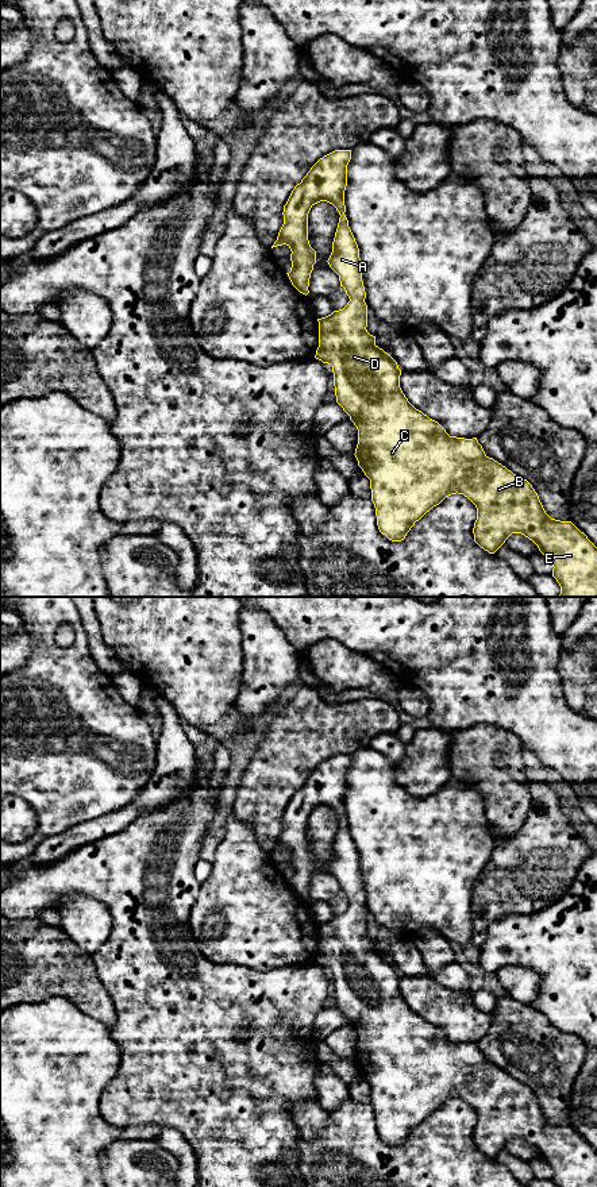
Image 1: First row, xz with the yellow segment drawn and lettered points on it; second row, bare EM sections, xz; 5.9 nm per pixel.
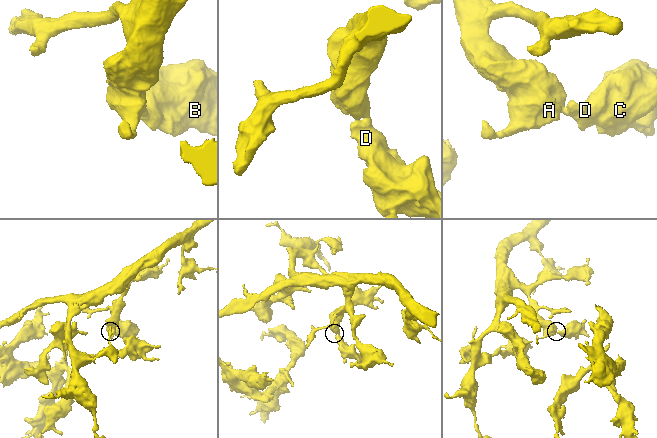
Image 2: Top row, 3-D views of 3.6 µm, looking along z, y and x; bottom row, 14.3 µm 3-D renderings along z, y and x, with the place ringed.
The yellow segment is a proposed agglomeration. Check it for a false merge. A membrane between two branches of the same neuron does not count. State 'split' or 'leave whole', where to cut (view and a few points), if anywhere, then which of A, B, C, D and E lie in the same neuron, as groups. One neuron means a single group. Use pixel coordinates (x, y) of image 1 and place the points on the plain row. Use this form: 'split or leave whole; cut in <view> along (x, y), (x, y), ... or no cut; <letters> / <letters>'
leave whole; no cut; A B C D E

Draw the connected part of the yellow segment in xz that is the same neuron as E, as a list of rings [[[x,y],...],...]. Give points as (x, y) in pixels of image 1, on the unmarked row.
[[[335,755],[320,763],[292,795],[284,810],[284,829],[278,837],[273,852],[286,849],[292,859],[292,872],[286,878],[292,890],[303,899],[308,899],[309,883],[316,868],[316,856],[308,845],[308,818],[311,813],[327,806],[339,817],[339,828],[332,847],[332,858],[328,863],[330,872],[339,880],[340,891],[344,893],[350,906],[343,914],[334,916],[331,920],[317,924],[319,926],[319,952],[315,963],[332,971],[336,1007],[350,1021],[358,1034],[358,1049],[355,1063],[358,1071],[370,1084],[371,1106],[375,1113],[377,1130],[382,1140],[392,1146],[401,1146],[407,1138],[427,1117],[439,1110],[451,1099],[463,1099],[477,1113],[477,1125],[473,1138],[474,1146],[494,1159],[512,1138],[521,1138],[532,1145],[539,1156],[552,1168],[552,1182],[556,1187],[597,1187],[597,1152],[581,1137],[571,1126],[551,1124],[532,1090],[513,1079],[505,1071],[489,1063],[477,1043],[465,1044],[450,1041],[446,1034],[421,1015],[416,1014],[405,1002],[400,993],[401,975],[397,967],[375,949],[375,941],[370,940],[367,932],[366,897],[362,886],[359,853],[348,832],[344,820],[344,795],[347,791],[347,770],[351,764],[351,755]]]

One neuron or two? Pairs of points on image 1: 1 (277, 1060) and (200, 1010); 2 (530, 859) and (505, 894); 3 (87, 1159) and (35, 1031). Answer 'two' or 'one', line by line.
1: one
2: one
3: one

